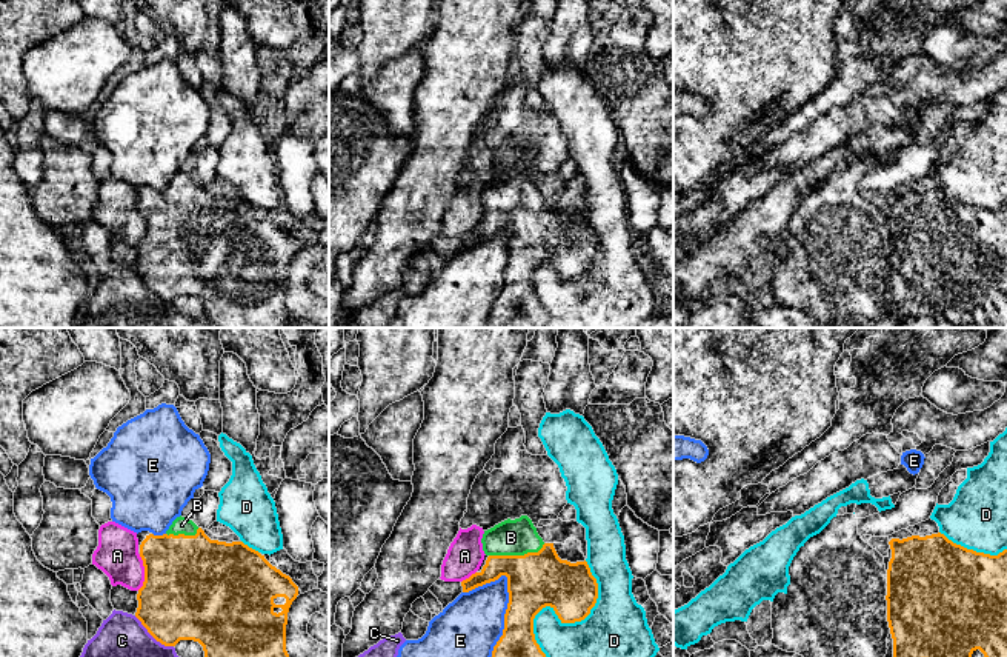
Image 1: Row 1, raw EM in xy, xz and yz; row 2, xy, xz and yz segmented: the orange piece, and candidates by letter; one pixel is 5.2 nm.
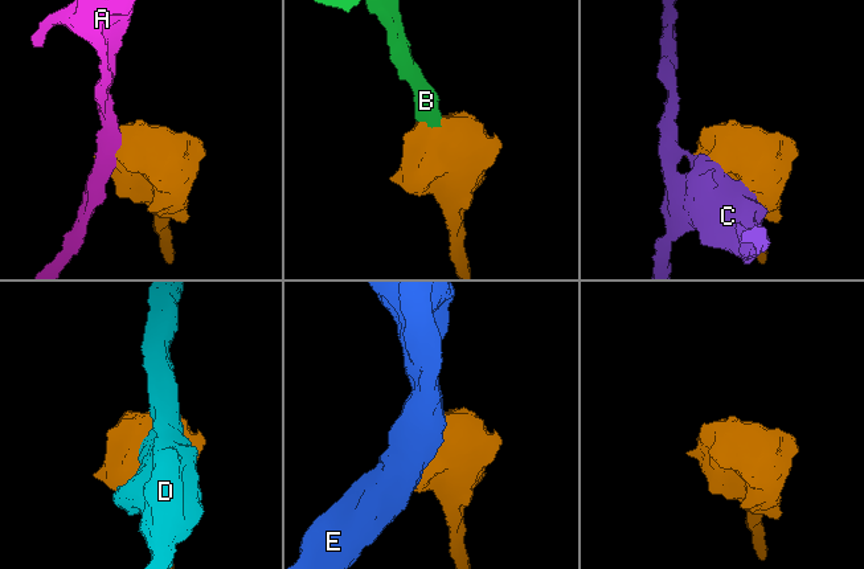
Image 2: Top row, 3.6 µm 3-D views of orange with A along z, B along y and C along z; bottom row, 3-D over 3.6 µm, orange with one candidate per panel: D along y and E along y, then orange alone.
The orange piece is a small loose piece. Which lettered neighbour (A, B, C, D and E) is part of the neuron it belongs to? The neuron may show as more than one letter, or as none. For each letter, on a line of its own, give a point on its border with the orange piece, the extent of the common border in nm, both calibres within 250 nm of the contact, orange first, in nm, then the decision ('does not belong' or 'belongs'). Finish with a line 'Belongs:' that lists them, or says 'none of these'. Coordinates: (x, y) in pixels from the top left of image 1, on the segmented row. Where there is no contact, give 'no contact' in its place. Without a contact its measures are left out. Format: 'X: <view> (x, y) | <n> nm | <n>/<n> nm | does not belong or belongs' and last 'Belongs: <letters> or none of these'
A: xy (145, 573) | 190 nm | 500/220 nm | does not belong
B: xz (517, 556) | 300 nm | 300/190 nm | belongs
C: xy (152, 636) | 260 nm | 440/240 nm | does not belong
D: xz (568, 622) | 550 nm | 280/300 nm | does not belong
E: xz (505, 616) | 440 nm | 300/320 nm | does not belong
Belongs: B

